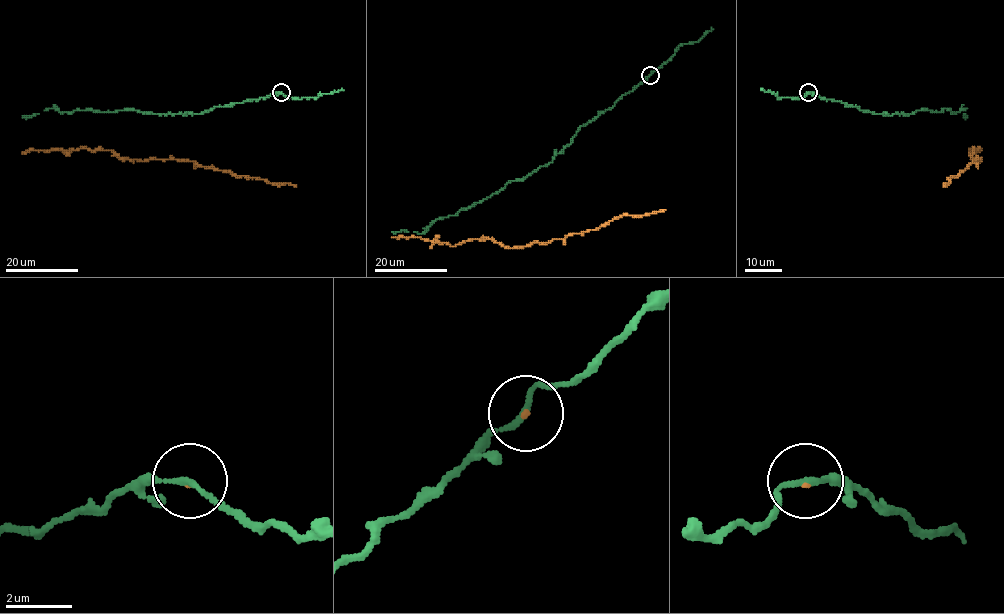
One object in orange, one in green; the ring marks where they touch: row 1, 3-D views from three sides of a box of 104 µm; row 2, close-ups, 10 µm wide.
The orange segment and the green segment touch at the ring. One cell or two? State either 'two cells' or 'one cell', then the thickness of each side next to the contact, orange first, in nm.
one cell; calibres 70 and 160 nm

